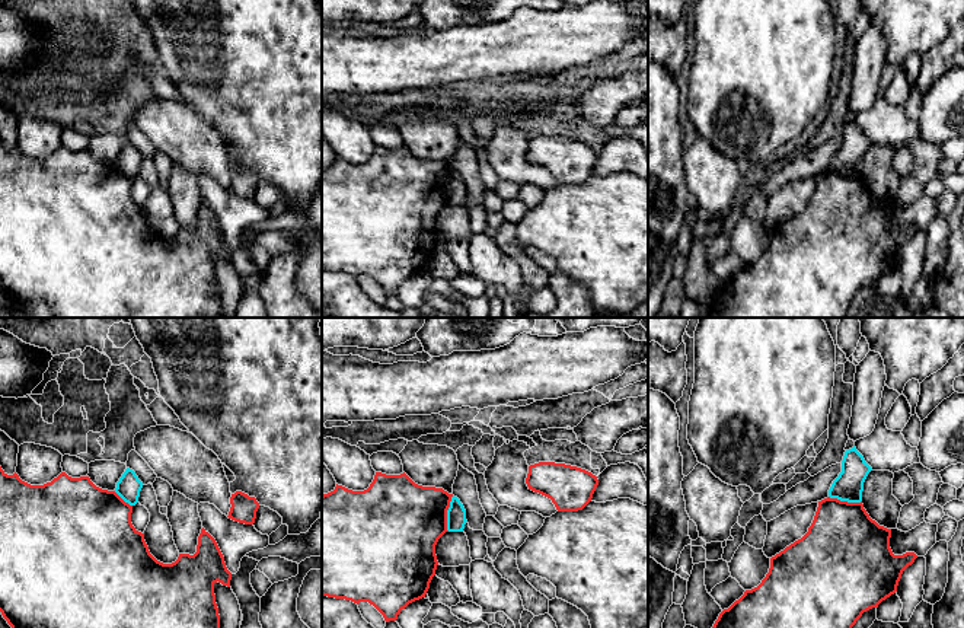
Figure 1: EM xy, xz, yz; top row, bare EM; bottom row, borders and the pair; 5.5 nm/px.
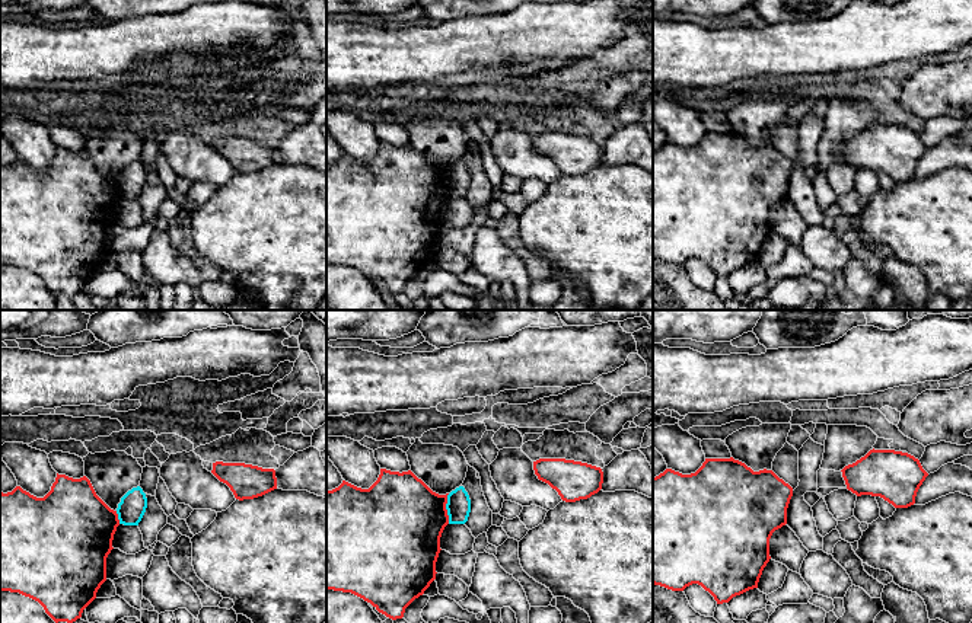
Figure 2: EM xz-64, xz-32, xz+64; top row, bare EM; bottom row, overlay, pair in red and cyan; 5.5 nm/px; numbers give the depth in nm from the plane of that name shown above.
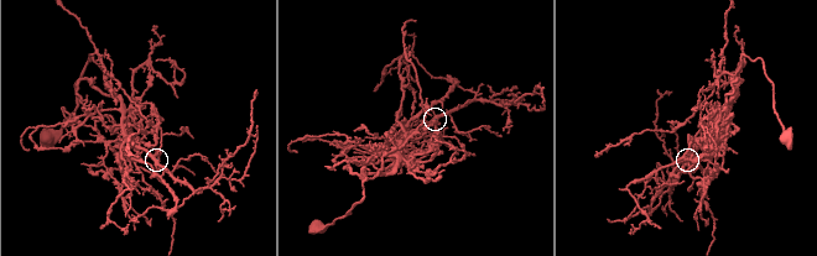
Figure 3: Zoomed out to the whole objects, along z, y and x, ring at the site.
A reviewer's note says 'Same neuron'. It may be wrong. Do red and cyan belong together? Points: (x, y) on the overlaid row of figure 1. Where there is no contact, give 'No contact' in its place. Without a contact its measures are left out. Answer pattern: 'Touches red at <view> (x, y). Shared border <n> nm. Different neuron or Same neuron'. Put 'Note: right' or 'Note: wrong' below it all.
Touches red at xz (446, 513). Shared border 200 nm. Different neuron
Note: wrong

